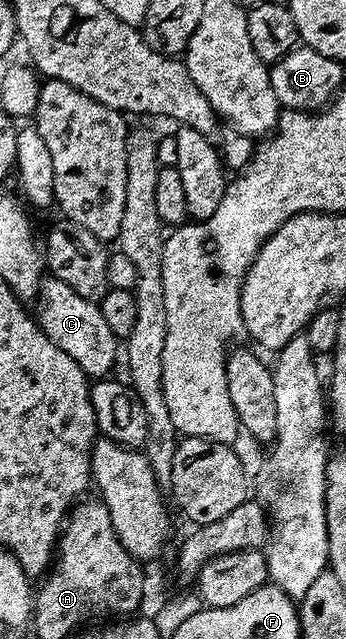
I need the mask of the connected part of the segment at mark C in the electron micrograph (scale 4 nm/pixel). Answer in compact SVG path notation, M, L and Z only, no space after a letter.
M52 278L41 281L41 295L35 301L35 319L42 330L85 371L90 378L105 378L110 375L113 363L119 360L119 341L103 319L100 307L87 298L79 298L67 282L59 282Z

